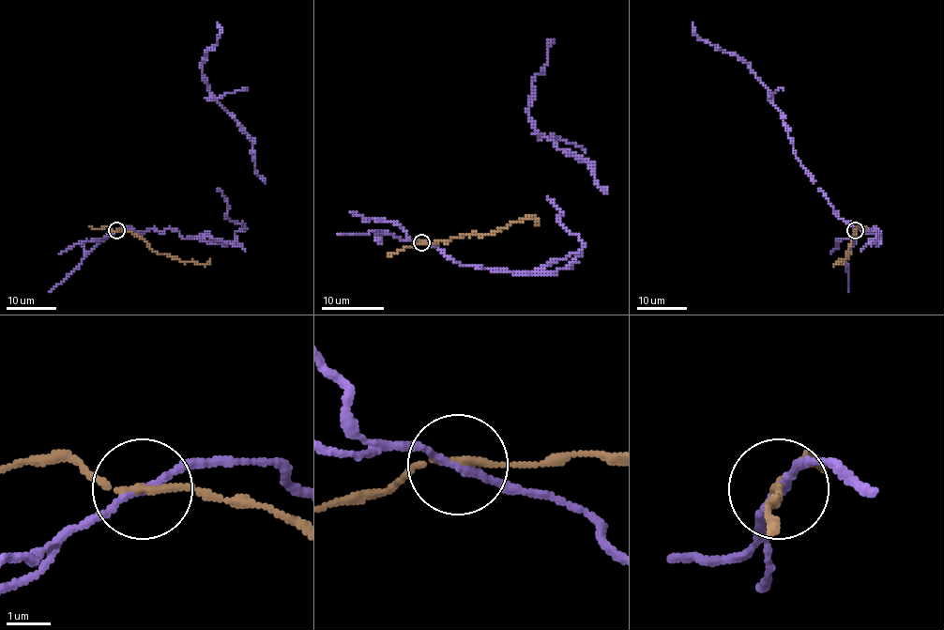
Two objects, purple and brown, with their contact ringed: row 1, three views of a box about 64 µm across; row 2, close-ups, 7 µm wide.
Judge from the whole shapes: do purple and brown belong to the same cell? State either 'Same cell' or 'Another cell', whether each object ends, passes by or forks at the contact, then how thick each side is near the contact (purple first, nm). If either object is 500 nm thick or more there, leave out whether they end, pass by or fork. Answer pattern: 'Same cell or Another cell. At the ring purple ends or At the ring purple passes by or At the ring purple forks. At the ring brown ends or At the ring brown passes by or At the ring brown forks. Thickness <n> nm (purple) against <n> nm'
Another cell. At the ring purple passes by. At the ring brown passes by. Thickness 150 nm (purple) against 150 nm

